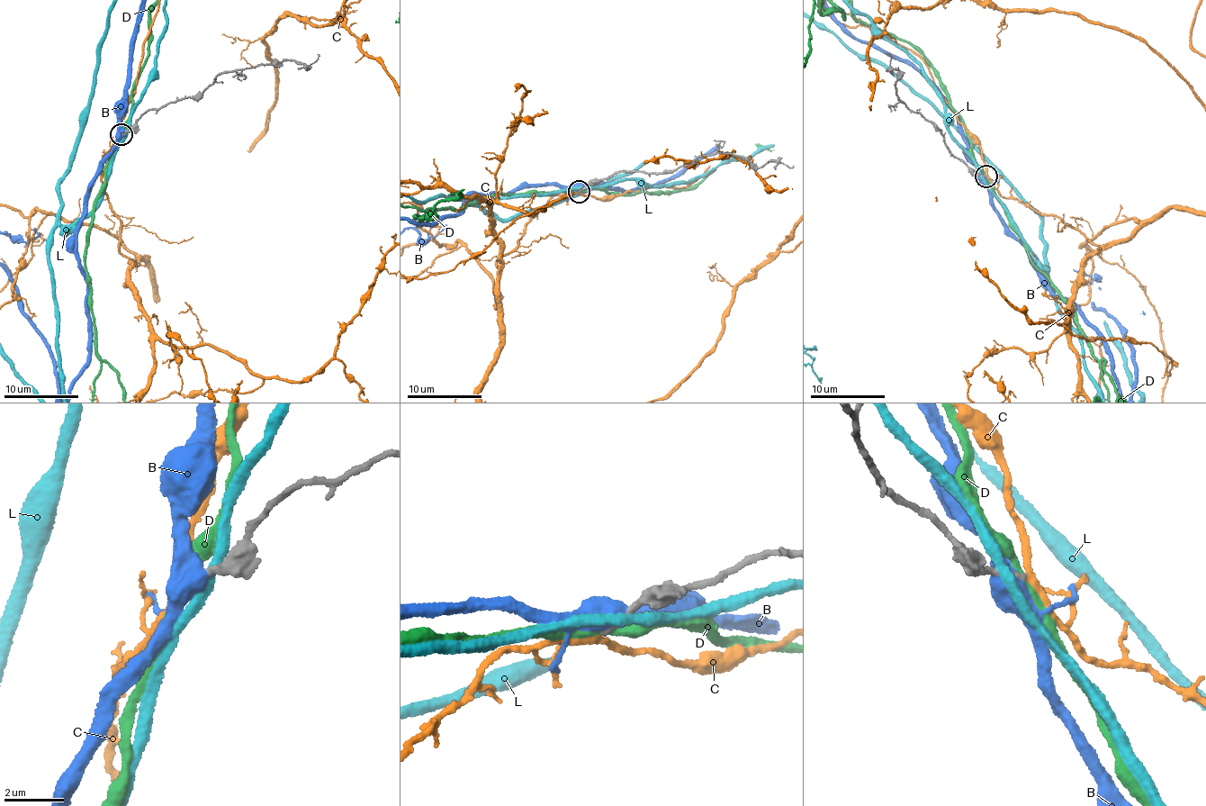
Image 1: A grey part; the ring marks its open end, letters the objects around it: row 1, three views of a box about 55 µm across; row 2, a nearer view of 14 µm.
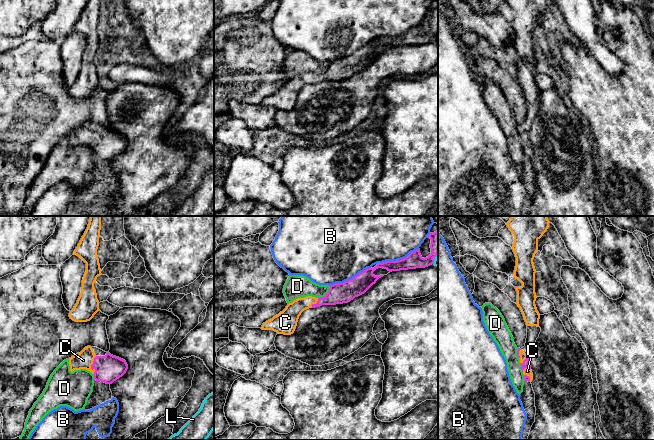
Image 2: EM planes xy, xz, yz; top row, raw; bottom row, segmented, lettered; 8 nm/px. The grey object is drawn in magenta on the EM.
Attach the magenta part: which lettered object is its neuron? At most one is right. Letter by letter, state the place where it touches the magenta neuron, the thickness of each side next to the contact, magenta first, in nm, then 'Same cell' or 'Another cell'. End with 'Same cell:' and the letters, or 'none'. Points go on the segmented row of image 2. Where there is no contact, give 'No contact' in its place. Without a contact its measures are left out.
B: Touches magenta at xz (398, 260). Thickness 130 nm (magenta) against 480 nm. Another cell
C: Touches magenta at xy (91, 365). Thickness 220 nm (magenta) against 140 nm. Same cell
D: Touches magenta at xz (326, 294). Thickness 170 nm (magenta) against 190 nm. Another cell
L: Touches magenta at xz (436, 255). Thickness 130 nm (magenta) against 60 nm. Another cell
Same cell: C

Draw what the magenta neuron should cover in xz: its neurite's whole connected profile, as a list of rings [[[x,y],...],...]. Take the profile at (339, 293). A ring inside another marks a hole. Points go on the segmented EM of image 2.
[[[438,231],[430,233],[427,238],[431,239],[431,254],[428,257],[423,258],[420,254],[420,249],[417,249],[404,259],[378,263],[374,268],[367,268],[351,280],[331,285],[324,297],[316,298],[307,296],[294,300],[278,315],[263,323],[261,329],[273,330],[277,334],[291,335],[294,333],[299,316],[304,310],[322,305],[348,303],[355,297],[364,294],[379,278],[384,276],[375,276],[373,274],[378,268],[387,269],[392,272],[425,268],[434,264],[434,258],[438,254]]]

